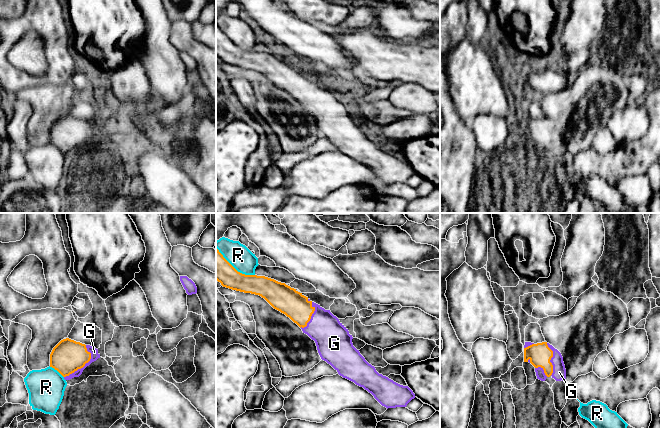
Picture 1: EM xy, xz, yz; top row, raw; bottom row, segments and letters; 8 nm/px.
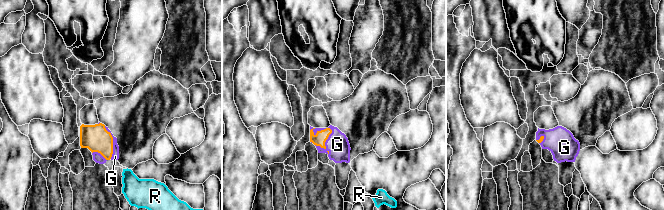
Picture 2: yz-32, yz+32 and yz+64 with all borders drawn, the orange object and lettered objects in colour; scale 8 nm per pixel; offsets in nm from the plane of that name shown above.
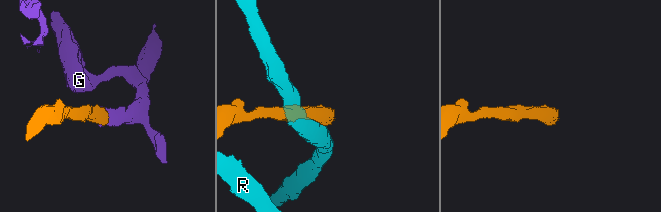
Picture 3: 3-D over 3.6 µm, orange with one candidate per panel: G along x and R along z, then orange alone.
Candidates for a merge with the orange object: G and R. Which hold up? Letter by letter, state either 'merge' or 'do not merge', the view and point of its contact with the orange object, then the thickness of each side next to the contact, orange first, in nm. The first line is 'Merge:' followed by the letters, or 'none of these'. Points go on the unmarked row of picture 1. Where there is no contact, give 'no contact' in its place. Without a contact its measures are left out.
Merge: G
G: merge; meets orange in xy at (84, 141); 260 nm thick on the orange side, 60 nm on the other
R: do not merge; meets orange in xz at (233, 43); 200 nm thick on the orange side, 190 nm on the other

